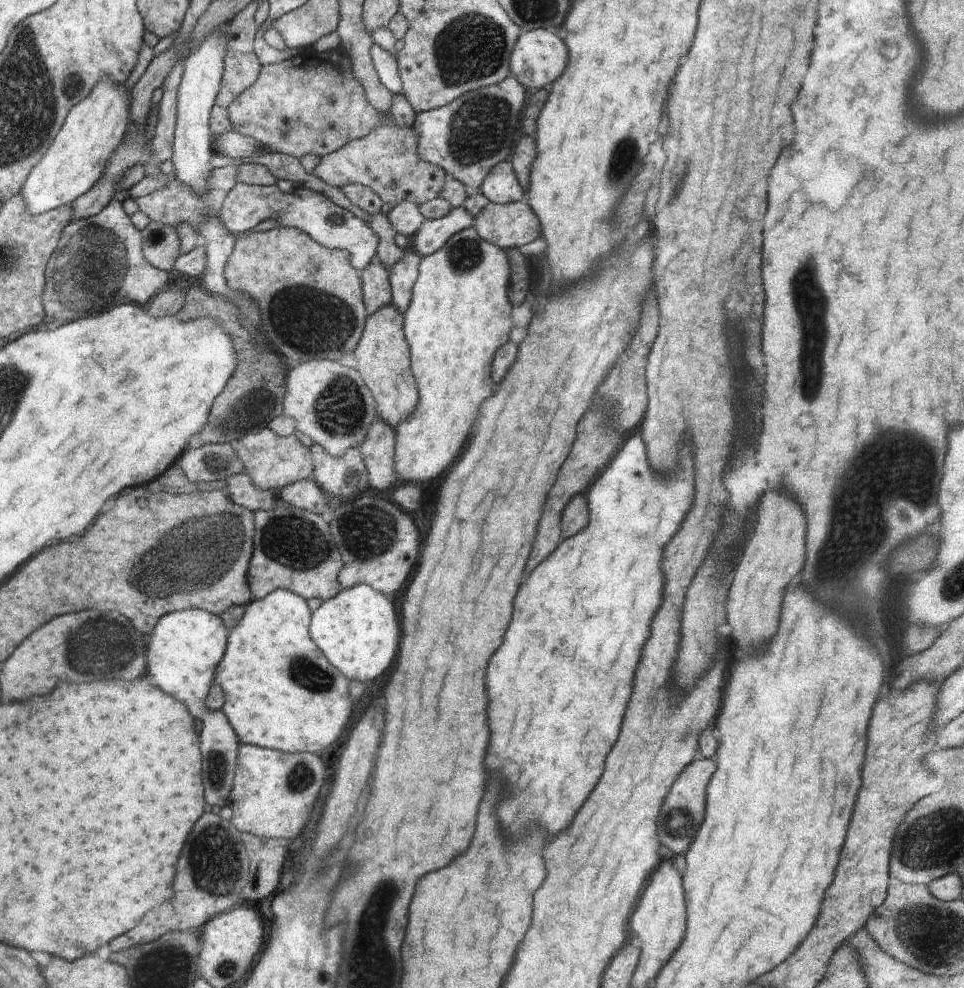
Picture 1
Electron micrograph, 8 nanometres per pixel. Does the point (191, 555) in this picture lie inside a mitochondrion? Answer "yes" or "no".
yes

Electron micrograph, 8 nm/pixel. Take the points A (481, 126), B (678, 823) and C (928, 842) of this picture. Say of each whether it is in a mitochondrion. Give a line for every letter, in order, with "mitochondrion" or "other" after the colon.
A: mitochondrion
B: mitochondrion
C: mitochondrion

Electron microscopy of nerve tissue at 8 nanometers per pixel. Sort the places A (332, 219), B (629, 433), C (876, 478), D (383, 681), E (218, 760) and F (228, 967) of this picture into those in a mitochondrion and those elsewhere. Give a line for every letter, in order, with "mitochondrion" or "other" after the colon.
A: mitochondrion
B: other
C: mitochondrion
D: other
E: mitochondrion
F: mitochondrion

